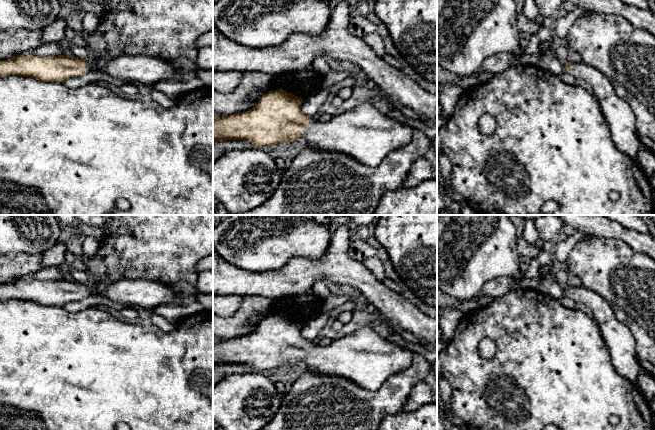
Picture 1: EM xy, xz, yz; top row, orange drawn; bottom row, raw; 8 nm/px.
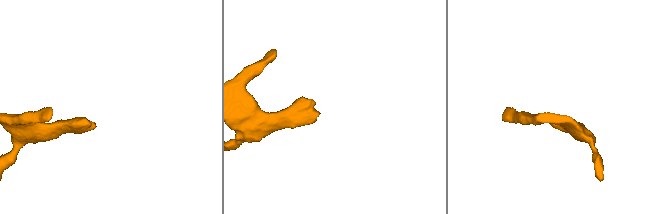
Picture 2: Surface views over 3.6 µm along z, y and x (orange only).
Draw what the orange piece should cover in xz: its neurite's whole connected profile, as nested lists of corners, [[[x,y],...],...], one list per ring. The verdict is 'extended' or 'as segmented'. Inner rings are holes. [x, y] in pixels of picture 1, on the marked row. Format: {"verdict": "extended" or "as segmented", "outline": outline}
{"verdict": "extended", "outline": [[[282,89],[270,91],[262,95],[248,111],[213,118],[213,143],[243,140],[262,148],[304,137],[309,147],[345,153],[368,167],[376,167],[391,151],[409,144],[413,137],[413,128],[380,113],[369,101],[334,116],[328,123],[314,121],[311,116],[305,115],[301,111],[302,103],[301,97]]]}

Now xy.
{"verdict": "extended", "outline": [[[68,54],[48,57],[18,55],[0,61],[0,77],[18,75],[44,82],[63,83],[71,77],[82,76],[98,68],[95,62],[87,63],[84,59]]]}

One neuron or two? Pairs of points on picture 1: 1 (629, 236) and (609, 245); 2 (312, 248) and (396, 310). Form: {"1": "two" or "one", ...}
{"1": "two", "2": "two"}

